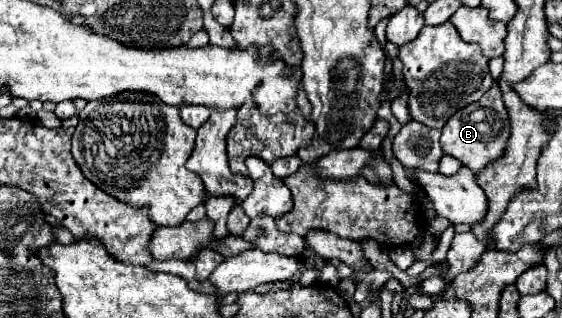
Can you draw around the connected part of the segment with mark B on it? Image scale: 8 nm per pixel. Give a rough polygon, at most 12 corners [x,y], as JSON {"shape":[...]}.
{"shape":[[494,83],[442,127],[442,151],[474,173],[504,155],[510,119]]}

